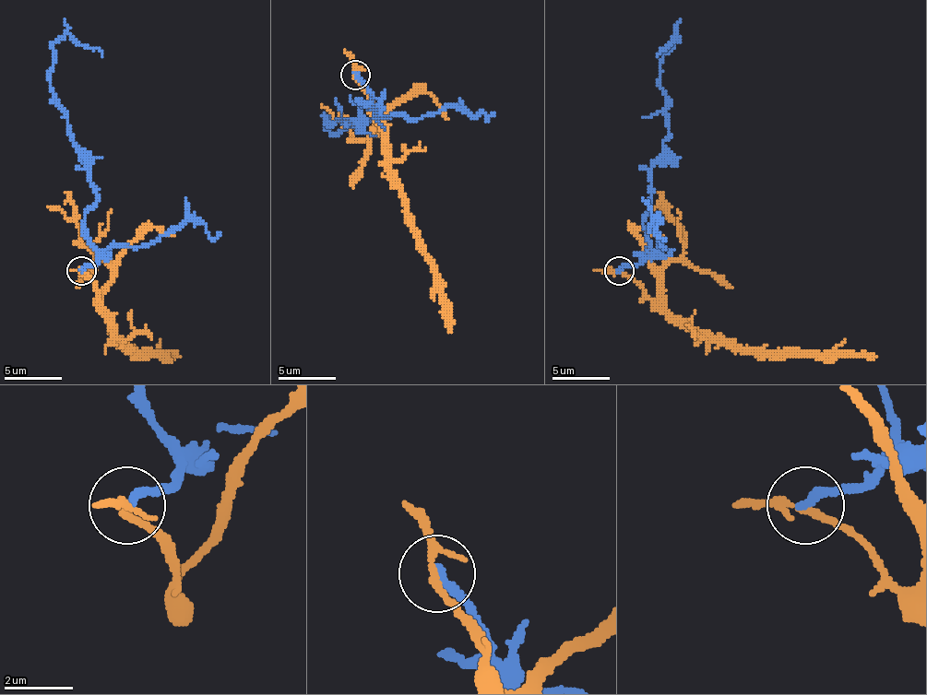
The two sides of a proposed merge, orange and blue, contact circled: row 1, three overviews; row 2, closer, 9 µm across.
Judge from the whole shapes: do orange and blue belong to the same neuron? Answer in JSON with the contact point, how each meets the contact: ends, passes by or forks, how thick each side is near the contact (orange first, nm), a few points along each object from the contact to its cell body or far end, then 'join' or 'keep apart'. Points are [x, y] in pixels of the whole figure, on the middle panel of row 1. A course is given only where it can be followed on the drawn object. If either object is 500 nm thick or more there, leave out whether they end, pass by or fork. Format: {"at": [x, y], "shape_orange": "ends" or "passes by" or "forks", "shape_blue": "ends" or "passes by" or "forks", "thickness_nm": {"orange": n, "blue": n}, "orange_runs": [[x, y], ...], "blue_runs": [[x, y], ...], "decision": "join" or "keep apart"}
{"at": [355, 75], "shape_orange": "forks", "shape_blue": "ends", "thickness_nm": {"orange": 160, "blue": 280}, "orange_runs": [[356, 76], [370, 115], [385, 130], [408, 225], [436, 277], [451, 332]], "blue_runs": [[356, 76], [373, 99], [359, 99], [370, 107], [344, 124], [324, 115], [326, 127], [344, 130], [376, 112]], "decision": "keep apart"}

